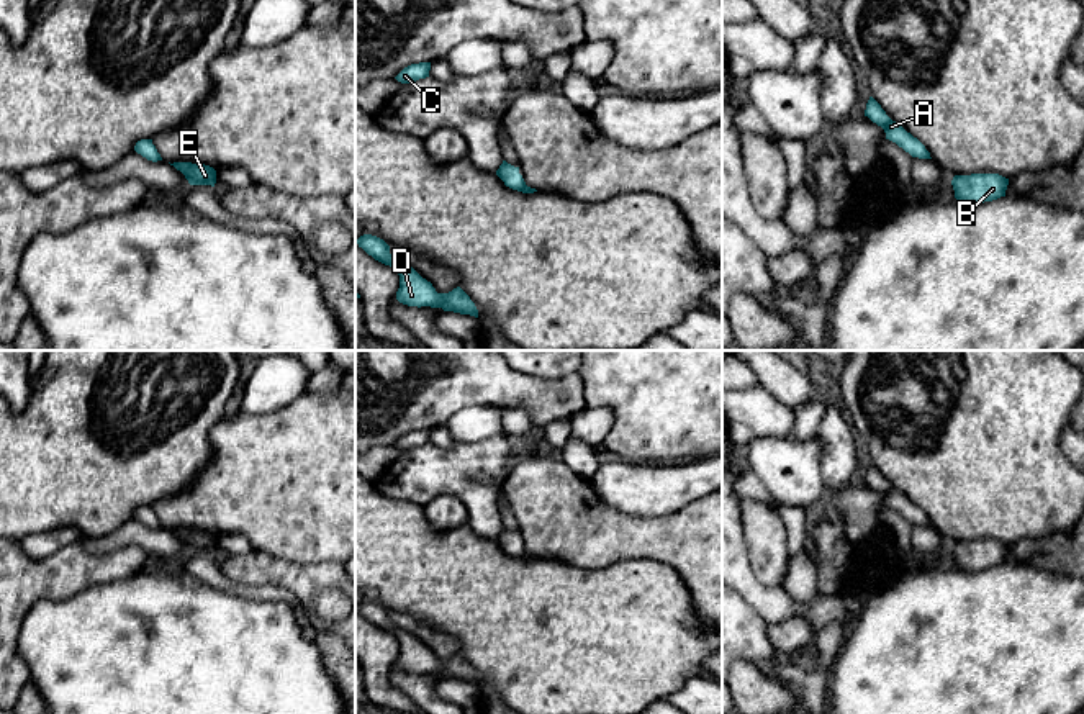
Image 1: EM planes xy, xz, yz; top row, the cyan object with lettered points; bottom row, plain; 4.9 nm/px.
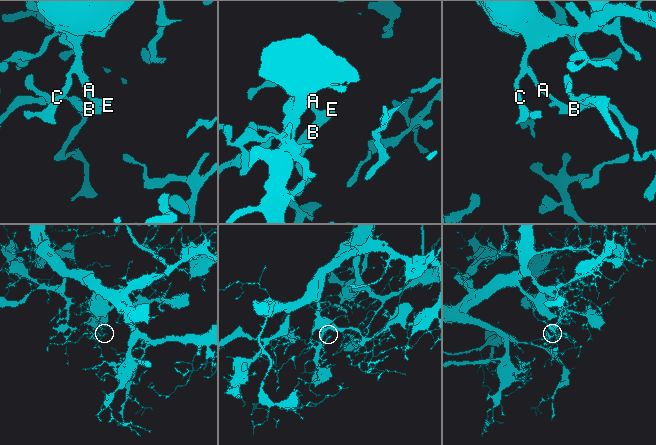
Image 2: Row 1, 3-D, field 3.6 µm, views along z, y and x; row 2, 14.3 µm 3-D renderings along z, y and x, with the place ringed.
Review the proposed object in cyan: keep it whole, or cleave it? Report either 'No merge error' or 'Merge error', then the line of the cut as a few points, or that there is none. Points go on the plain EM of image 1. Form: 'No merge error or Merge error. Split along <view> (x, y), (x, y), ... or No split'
No merge error. No split

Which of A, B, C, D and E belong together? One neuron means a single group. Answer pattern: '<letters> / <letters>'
A B C D E

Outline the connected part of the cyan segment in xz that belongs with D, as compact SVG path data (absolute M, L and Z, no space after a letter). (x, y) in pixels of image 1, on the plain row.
M364 601L357 606L357 611L375 627L390 632L398 639L400 655L396 658L396 667L400 670L418 675L442 675L444 678L478 685L475 670L460 653L449 660L437 660L432 650L422 645L413 634L393 626L390 621L390 612L383 606L372 601Z

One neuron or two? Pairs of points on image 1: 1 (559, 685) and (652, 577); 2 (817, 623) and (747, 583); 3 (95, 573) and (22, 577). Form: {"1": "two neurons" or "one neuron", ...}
{"1": "one neuron", "2": "one neuron", "3": "one neuron"}

